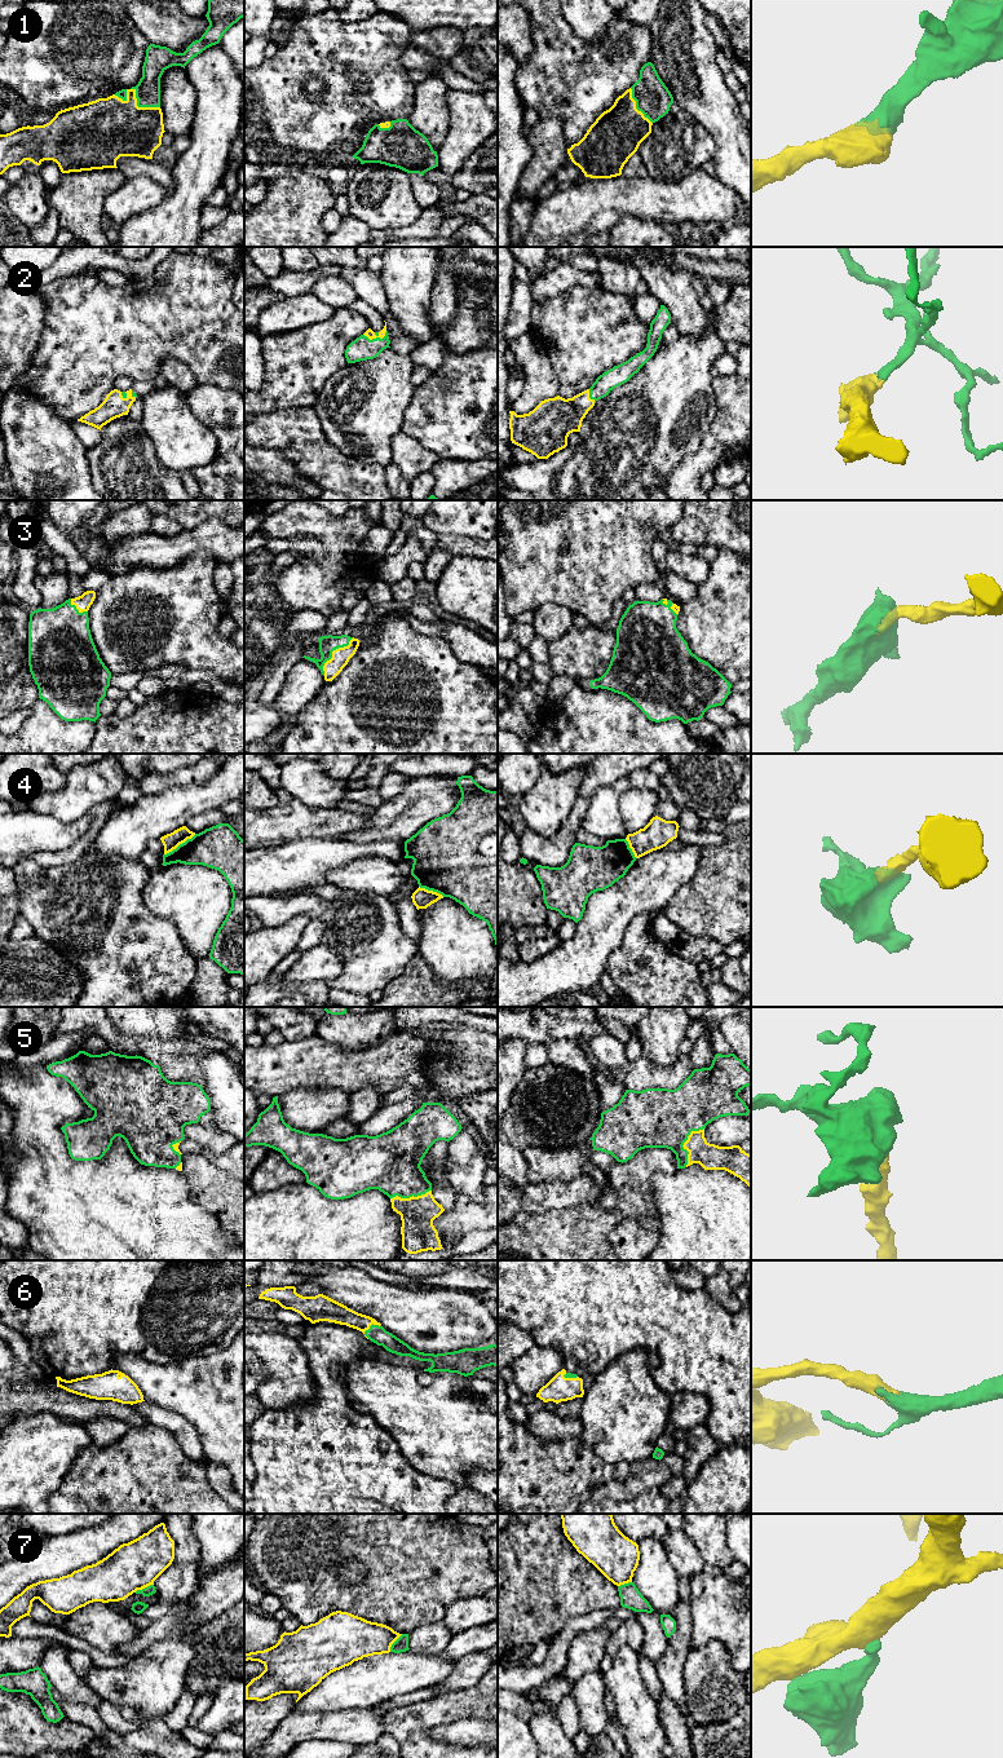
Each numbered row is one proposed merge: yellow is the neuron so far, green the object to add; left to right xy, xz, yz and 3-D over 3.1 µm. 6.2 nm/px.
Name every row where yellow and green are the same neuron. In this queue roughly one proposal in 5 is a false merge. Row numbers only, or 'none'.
1, 2, 3, 5, 6

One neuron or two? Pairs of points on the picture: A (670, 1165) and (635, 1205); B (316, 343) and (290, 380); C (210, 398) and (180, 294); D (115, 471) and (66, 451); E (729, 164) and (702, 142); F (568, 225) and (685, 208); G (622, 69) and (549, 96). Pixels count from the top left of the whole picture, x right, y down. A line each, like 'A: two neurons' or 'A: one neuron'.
A: one neuron
B: one neuron
C: two neurons
D: two neurons
E: two neurons
F: one neuron
G: one neuron

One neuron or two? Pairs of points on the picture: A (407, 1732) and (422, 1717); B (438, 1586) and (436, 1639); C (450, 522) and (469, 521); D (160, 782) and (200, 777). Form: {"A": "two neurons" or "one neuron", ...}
{"A": "one neuron", "B": "two neurons", "C": "one neuron", "D": "one neuron"}

